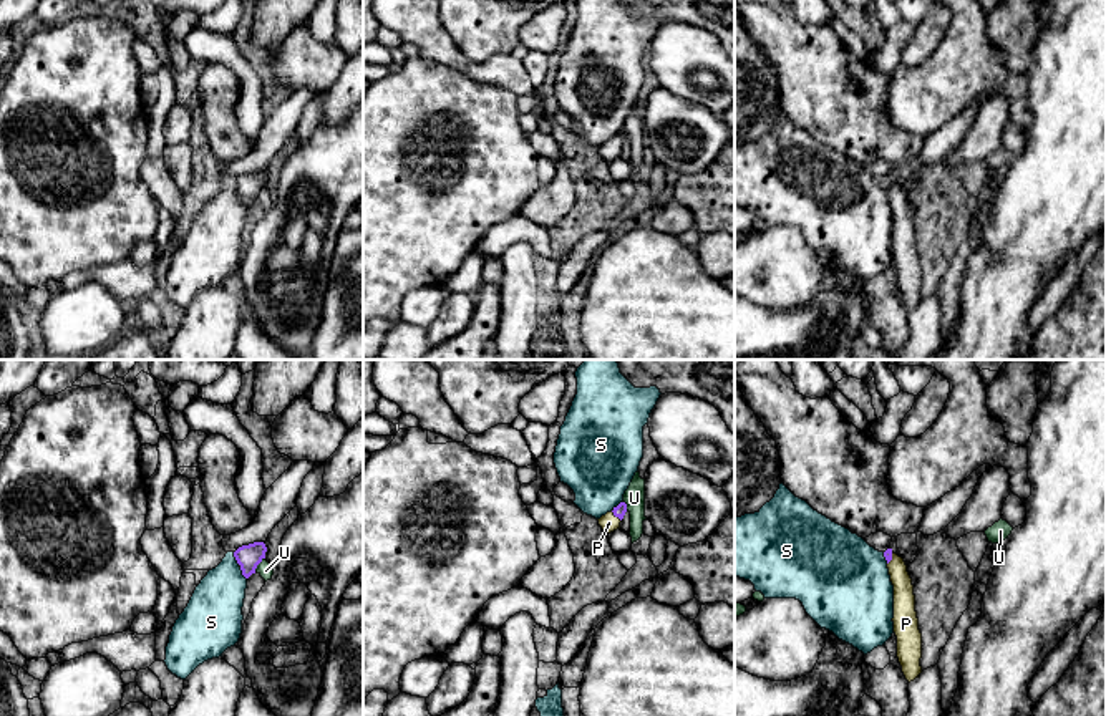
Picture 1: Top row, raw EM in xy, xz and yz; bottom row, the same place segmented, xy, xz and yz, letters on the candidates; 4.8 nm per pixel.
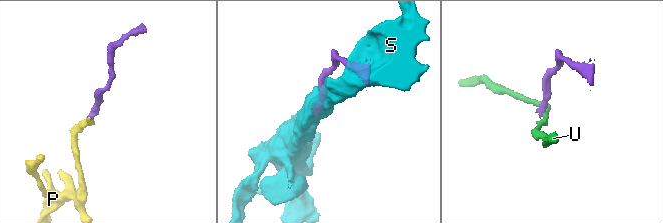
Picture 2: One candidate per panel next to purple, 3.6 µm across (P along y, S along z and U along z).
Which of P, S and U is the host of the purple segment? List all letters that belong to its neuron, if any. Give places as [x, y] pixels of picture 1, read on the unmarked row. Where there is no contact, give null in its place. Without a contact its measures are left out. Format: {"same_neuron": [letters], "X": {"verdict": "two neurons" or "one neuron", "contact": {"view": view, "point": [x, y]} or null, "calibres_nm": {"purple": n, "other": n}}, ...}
{"same_neuron": ["P"], "P": {"verdict": "one neuron", "contact": {"view": "xz", "point": [616, 145]}, "calibres_nm": {"purple": 60, "other": 90}}, "S": {"verdict": "two neurons", "contact": {"view": "xy", "point": [236, 188]}, "calibres_nm": {"purple": 110, "other": 260}}, "U": {"verdict": "two neurons", "contact": {"view": "xy", "point": [259, 191]}, "calibres_nm": {"purple": 110, "other": 70}}}

